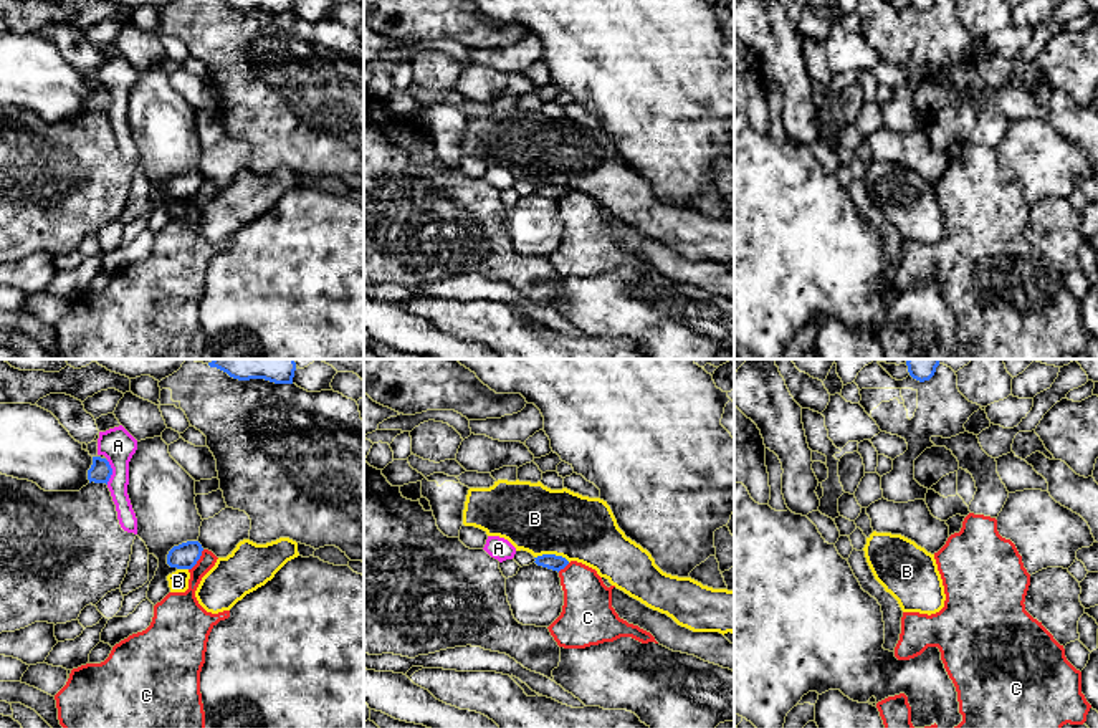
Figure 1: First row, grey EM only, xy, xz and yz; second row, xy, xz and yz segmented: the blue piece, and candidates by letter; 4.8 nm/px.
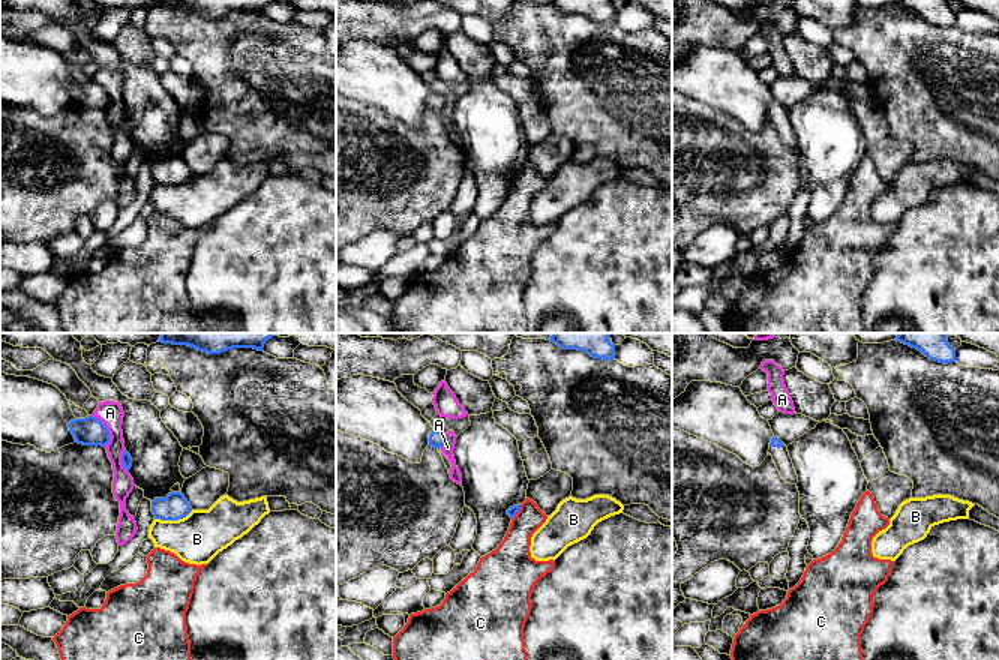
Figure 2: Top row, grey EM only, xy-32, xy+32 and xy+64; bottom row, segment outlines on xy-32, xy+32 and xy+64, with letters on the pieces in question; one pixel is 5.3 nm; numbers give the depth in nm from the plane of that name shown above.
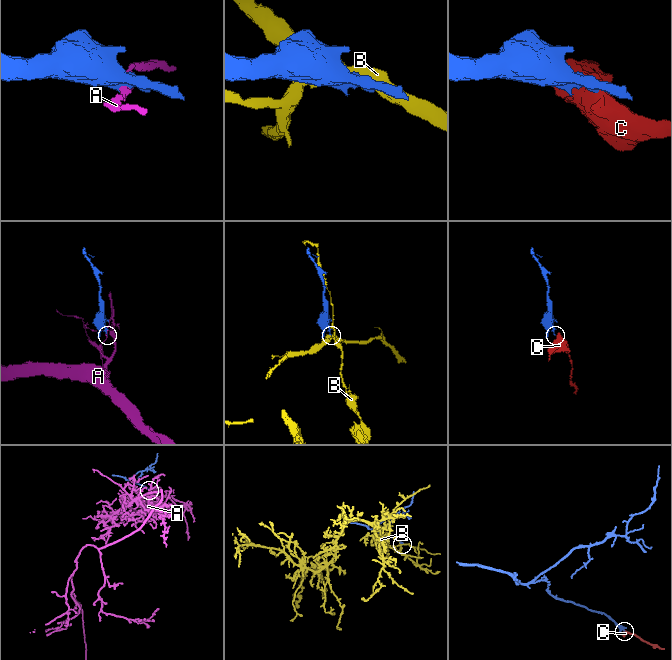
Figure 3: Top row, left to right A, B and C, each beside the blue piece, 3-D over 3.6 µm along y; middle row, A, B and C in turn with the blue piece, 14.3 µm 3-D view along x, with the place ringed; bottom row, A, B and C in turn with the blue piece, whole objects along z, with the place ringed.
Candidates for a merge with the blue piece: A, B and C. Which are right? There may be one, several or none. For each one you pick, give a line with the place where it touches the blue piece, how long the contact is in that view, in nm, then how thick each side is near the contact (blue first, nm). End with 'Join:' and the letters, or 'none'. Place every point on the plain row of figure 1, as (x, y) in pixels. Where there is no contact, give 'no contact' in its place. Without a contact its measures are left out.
Join: none

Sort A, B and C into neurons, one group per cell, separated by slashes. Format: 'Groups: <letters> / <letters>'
Groups: A / B / C

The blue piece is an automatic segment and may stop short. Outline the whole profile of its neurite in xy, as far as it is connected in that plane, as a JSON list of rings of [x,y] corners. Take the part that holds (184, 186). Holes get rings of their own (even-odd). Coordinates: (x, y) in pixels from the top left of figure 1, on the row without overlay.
[[[187,170],[174,175],[167,184],[167,194],[177,199],[192,199],[202,185],[202,174],[198,170]]]

